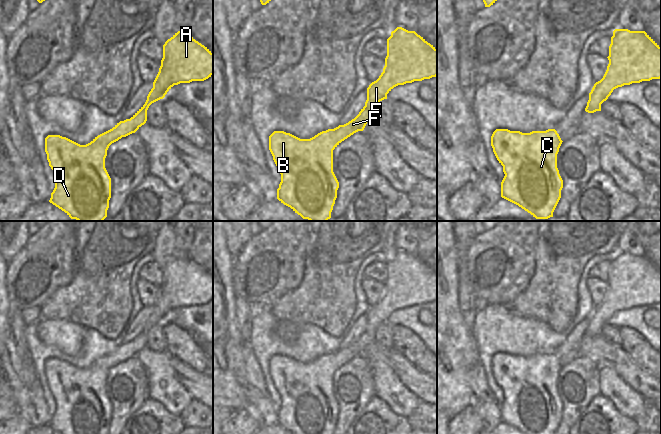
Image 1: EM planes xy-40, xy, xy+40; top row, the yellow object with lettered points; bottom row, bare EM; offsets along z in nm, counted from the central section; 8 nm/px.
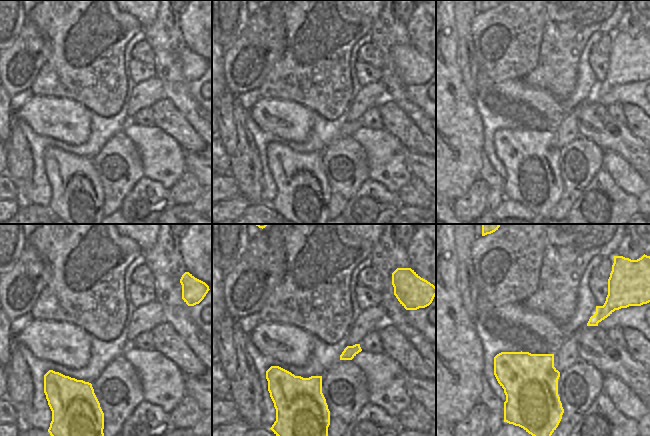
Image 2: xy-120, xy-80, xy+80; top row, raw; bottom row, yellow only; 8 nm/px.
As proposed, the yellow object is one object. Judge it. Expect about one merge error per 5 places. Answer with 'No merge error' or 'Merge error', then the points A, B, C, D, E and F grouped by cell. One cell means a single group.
No merge error. Groups: A B C D E F.

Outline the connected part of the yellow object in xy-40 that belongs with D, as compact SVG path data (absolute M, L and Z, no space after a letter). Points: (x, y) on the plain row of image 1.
M178 255L163 269L163 282L153 312L145 328L130 342L117 347L112 353L98 359L90 367L80 369L60 359L45 362L45 376L55 400L55 412L50 427L61 434L108 434L111 422L111 402L105 392L109 370L132 357L147 345L149 330L165 321L167 316L180 307L204 305L213 299L213 277L196 265L187 255Z

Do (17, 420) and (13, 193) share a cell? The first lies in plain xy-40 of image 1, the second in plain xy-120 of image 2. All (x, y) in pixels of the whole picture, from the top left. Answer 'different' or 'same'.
different

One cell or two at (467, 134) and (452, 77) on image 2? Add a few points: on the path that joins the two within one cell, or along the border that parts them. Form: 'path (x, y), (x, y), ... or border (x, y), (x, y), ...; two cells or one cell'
path (457, 120), (457, 91); one cell

